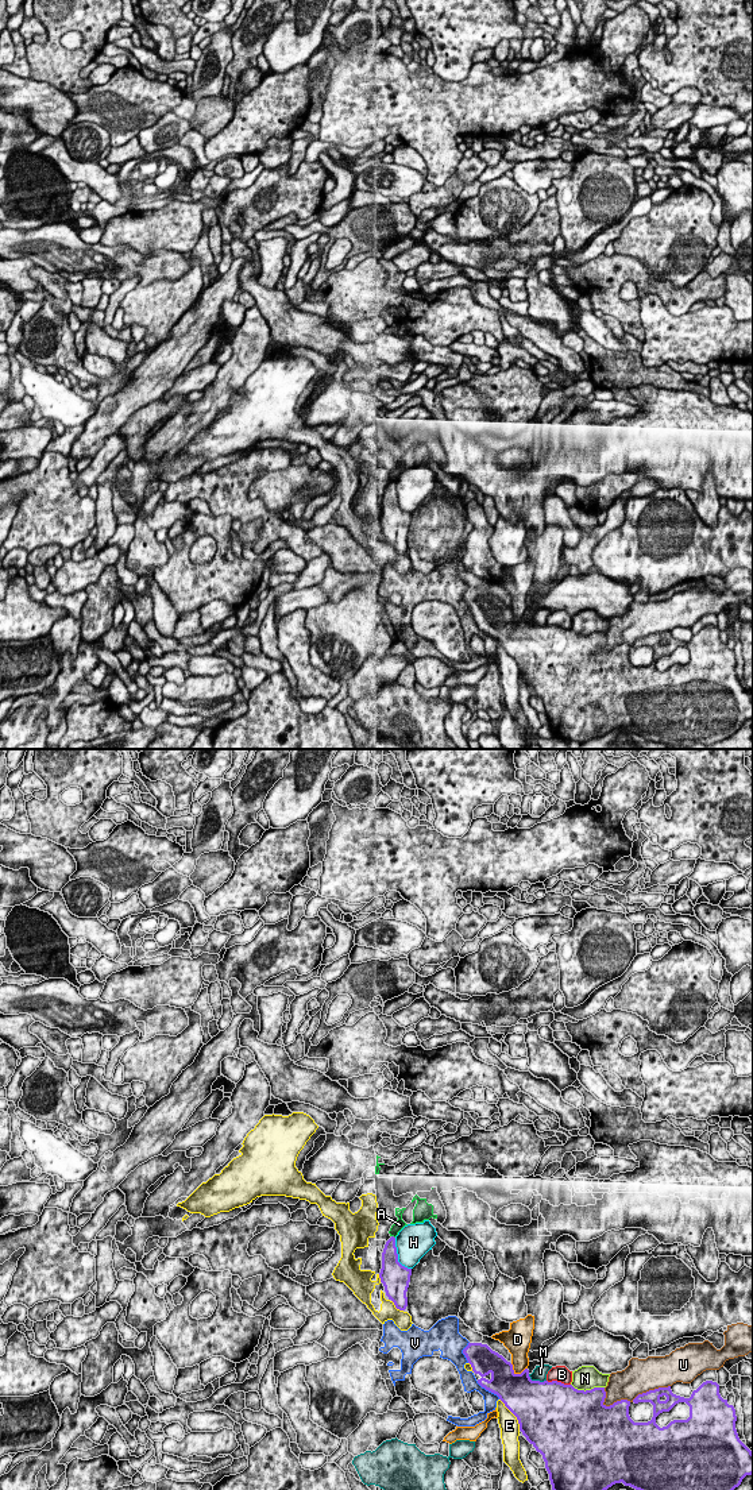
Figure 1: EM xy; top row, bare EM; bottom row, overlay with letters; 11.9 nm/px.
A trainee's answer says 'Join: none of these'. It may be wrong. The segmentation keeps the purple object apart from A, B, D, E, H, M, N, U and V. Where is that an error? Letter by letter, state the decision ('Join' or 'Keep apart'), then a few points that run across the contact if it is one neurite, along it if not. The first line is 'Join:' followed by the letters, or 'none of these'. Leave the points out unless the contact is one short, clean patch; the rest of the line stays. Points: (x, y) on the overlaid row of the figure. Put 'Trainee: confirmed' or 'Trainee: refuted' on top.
Trainee: confirmed
Join: none of these
A: Keep apart
B: Keep apart
D: Keep apart
E: Keep apart
H: Keep apart
M: Keep apart
N: Keep apart
U: Keep apart
V: Keep apart

